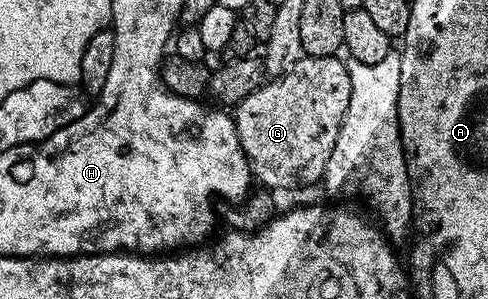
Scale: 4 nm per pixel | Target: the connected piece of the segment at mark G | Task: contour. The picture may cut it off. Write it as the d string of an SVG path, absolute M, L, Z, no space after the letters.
M338 56L328 58L302 57L287 74L270 78L259 90L252 92L246 99L233 107L232 117L240 144L250 162L250 173L258 178L263 187L271 192L278 190L302 190L305 186L314 186L326 176L328 156L336 148L336 136L344 116L348 112L348 100L352 92L350 73L346 62Z

